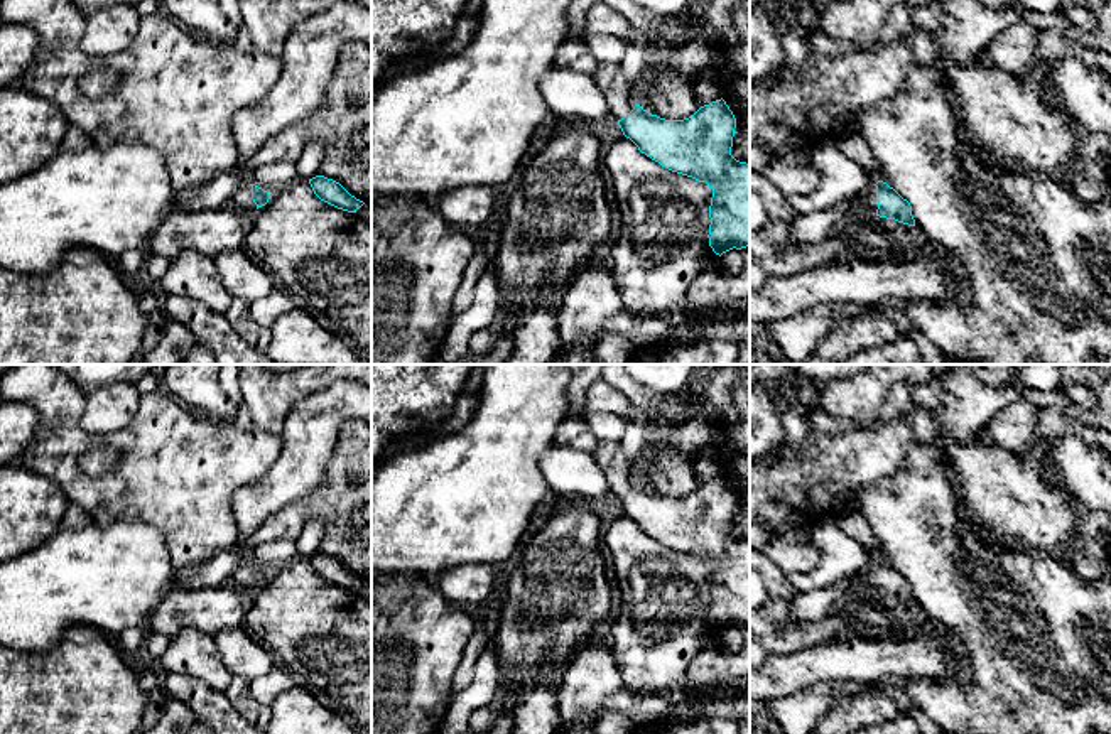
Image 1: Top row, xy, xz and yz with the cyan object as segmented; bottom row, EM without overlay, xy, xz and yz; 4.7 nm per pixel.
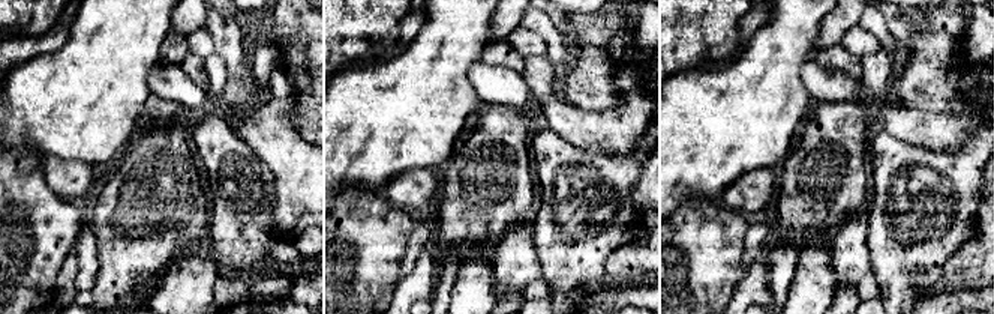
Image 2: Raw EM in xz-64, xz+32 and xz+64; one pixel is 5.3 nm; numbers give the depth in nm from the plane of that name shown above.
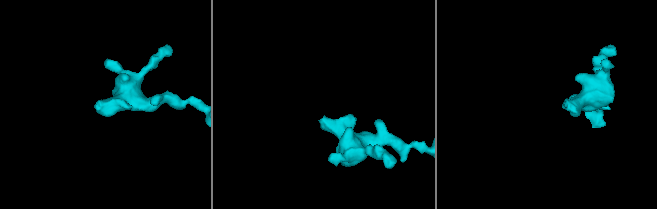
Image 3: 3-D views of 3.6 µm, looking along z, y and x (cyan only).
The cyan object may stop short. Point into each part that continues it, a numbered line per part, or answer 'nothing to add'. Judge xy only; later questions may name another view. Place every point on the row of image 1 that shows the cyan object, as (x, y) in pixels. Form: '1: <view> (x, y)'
1: xy (242, 201)

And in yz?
1: yz (811, 228)

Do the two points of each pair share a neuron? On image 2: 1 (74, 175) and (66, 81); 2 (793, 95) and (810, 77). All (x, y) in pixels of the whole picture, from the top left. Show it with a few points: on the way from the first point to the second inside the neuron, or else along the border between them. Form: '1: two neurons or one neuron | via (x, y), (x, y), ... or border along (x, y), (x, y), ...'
1: two neurons | border along (42, 163), (60, 156), (90, 166)
2: two neurons | border along (813, 57), (802, 66), (801, 80), (814, 101)

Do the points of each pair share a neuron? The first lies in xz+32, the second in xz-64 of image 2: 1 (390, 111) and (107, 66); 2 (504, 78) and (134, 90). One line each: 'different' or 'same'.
1: same
2: different

